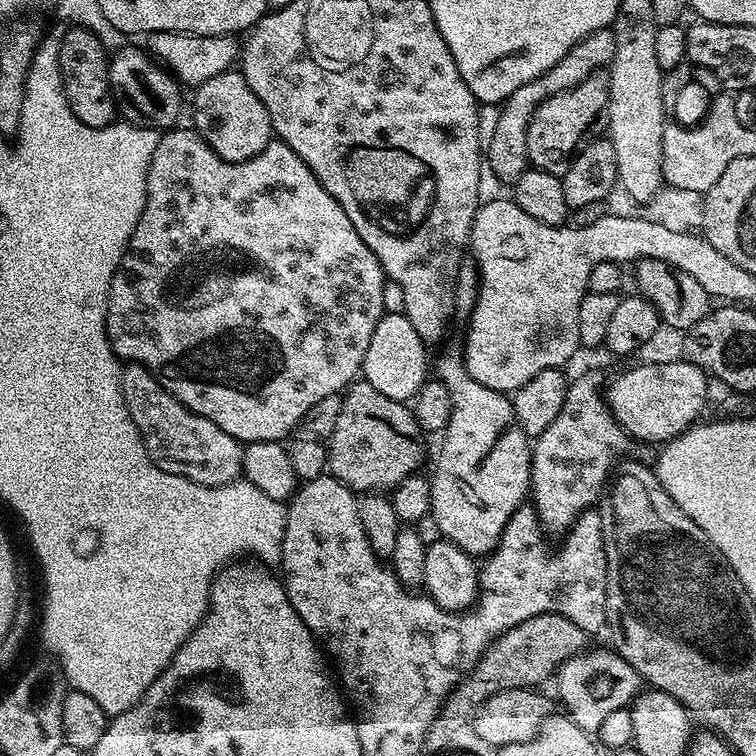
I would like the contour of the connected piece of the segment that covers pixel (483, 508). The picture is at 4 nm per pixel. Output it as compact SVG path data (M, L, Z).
M459 343L452 344L440 357L434 360L435 379L441 380L450 390L452 409L450 422L444 427L440 444L440 453L436 456L436 473L431 473L432 511L430 520L436 523L441 537L454 542L466 550L473 558L487 557L506 530L506 522L529 499L532 486L532 444L530 437L518 426L512 415L512 401L490 386L482 386L470 378L468 367L464 365L464 354Z

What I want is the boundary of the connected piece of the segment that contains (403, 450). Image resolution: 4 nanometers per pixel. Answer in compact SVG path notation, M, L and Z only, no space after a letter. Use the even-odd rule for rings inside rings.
M360 378L348 385L346 391L343 393L342 410L338 415L338 422L334 425L332 436L326 440L327 447L327 471L335 478L340 480L345 486L352 489L357 494L376 494L381 490L391 490L396 485L401 484L408 476L417 475L421 471L420 463L424 460L424 440L426 440L425 433L421 432L416 415L412 413L411 407L405 401L395 400L394 398L386 398L386 394L382 394L379 390L374 390L374 386L370 386L370 382L366 379Z

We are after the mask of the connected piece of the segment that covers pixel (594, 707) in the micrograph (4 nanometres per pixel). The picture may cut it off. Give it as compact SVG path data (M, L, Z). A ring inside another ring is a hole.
M607 647L594 648L570 657L556 670L554 677L554 685L556 684L557 690L560 691L560 700L564 703L563 711L568 719L573 720L583 732L589 734L599 733L606 718L625 711L642 691L638 670L634 670L630 662L626 662L618 653Z

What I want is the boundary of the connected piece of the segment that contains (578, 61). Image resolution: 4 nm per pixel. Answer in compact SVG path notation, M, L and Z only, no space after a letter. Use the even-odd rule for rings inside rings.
M611 27L599 28L597 32L591 32L586 38L575 44L550 70L544 74L538 74L524 86L518 86L514 94L510 94L499 105L500 113L492 124L492 133L486 136L486 166L498 174L501 185L515 185L517 178L530 167L528 163L528 151L526 150L526 130L530 126L530 118L534 118L534 110L546 102L554 94L562 94L574 86L578 86L586 78L590 78L595 72L607 69L614 58L614 34Z

